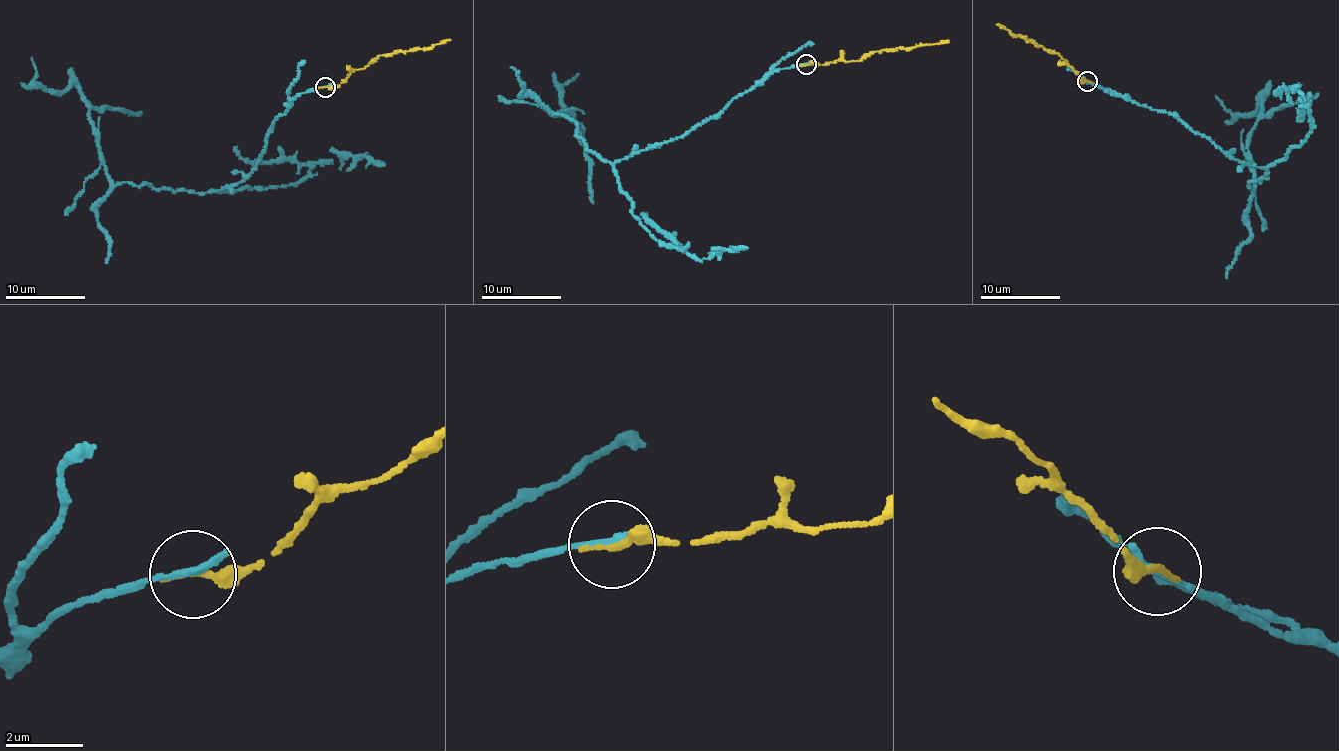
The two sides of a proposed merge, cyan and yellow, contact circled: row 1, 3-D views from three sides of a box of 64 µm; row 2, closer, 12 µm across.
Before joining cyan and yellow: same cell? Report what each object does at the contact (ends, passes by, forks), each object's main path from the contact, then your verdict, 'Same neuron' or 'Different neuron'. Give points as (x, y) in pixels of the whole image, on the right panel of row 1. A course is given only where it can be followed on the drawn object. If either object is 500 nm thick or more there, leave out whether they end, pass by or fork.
At the ring cyan ends. At the ring yellow ends. Course of cyan: (1088, 81), (1169, 112), (1268, 171), (1253, 189), (1248, 140), (1262, 99), (1238, 116), (1215, 95). Course of yellow: (1088, 81), (1080, 79), (1059, 55), (996, 24). Different neuron

